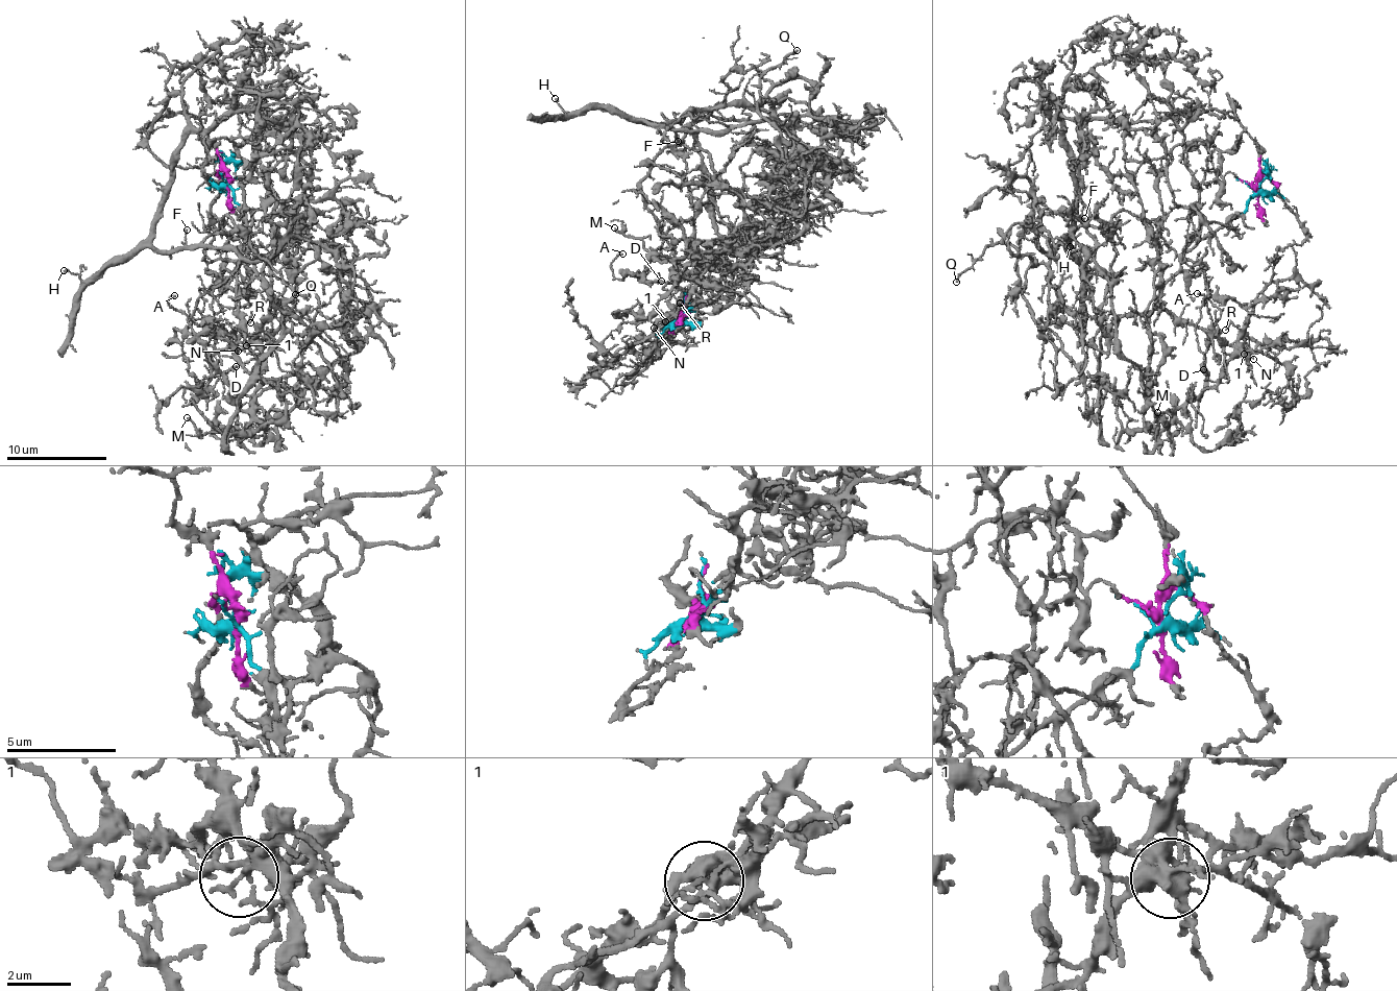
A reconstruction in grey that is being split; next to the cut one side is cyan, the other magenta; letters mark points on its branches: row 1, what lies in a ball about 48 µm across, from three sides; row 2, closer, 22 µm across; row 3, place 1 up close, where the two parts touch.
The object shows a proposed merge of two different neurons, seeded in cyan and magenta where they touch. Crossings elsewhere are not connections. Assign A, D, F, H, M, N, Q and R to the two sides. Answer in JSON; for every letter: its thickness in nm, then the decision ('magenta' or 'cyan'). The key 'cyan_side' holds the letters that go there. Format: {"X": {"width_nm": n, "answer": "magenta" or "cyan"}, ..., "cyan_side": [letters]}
{"A": {"width_nm": 130, "answer": "cyan"}, "D": {"width_nm": 160, "answer": "cyan"}, "F": {"width_nm": 120, "answer": "magenta"}, "H": {"width_nm": 130, "answer": "magenta"}, "M": {"width_nm": 140, "answer": "cyan"}, "N": {"width_nm": 110, "answer": "cyan"}, "Q": {"width_nm": 170, "answer": "magenta"}, "R": {"width_nm": 90, "answer": "cyan"}, "cyan_side": ["A", "D", "M", "N", "R"]}

